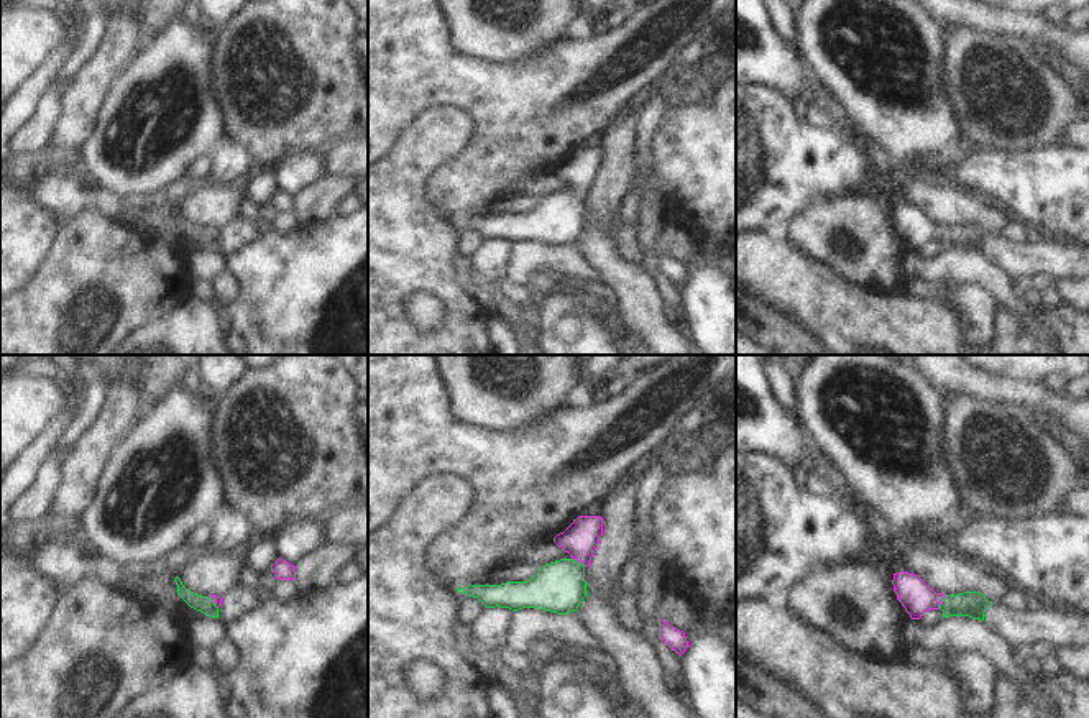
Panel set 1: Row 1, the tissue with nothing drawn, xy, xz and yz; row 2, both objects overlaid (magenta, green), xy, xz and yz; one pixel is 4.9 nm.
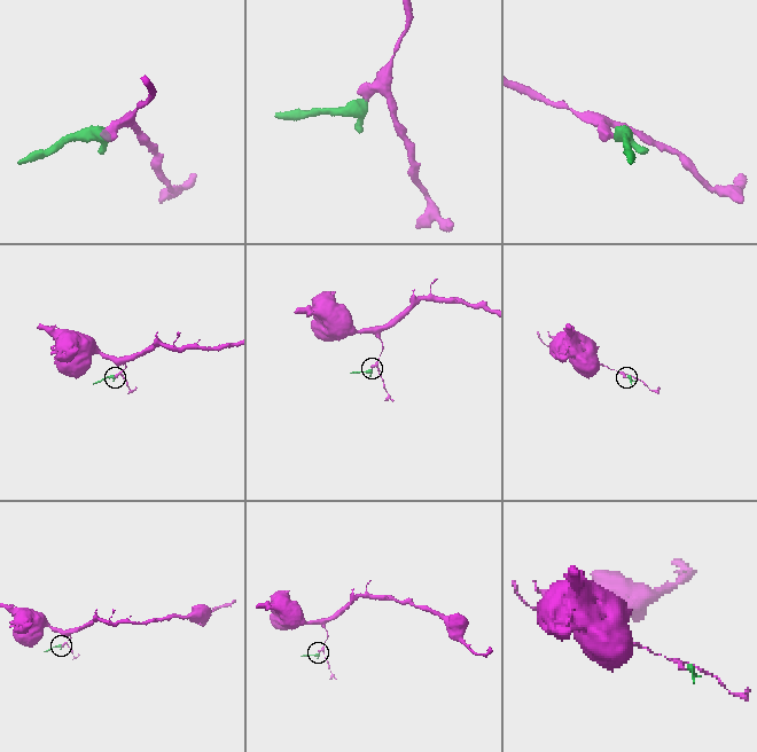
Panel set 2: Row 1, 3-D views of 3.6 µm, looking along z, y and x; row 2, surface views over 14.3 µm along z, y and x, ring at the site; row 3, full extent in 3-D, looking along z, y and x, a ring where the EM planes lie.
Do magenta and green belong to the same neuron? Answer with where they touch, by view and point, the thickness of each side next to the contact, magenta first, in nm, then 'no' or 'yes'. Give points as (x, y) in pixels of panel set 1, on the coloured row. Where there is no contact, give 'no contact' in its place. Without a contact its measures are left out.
meets magenta in yz at (941, 600); 160 nm thick on the magenta side, 130 nm on the other; yes

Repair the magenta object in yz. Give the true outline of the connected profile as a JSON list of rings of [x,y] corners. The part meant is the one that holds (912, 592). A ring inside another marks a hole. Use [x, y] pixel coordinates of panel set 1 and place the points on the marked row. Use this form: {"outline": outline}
{"outline": [[[908,572],[894,573],[894,591],[912,619],[920,619],[928,610],[941,610],[943,618],[969,616],[984,621],[986,610],[992,605],[979,591],[943,595],[930,588],[918,575]]]}

